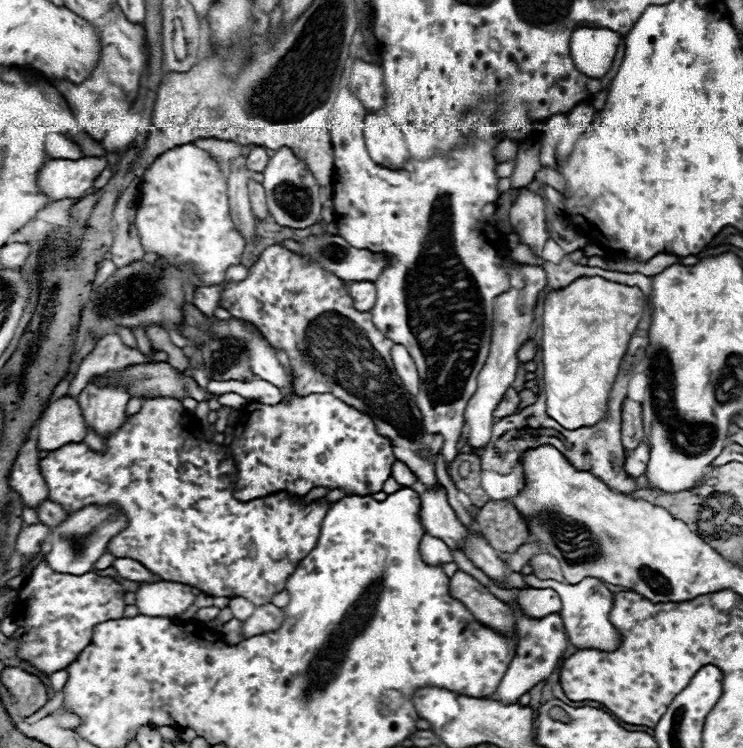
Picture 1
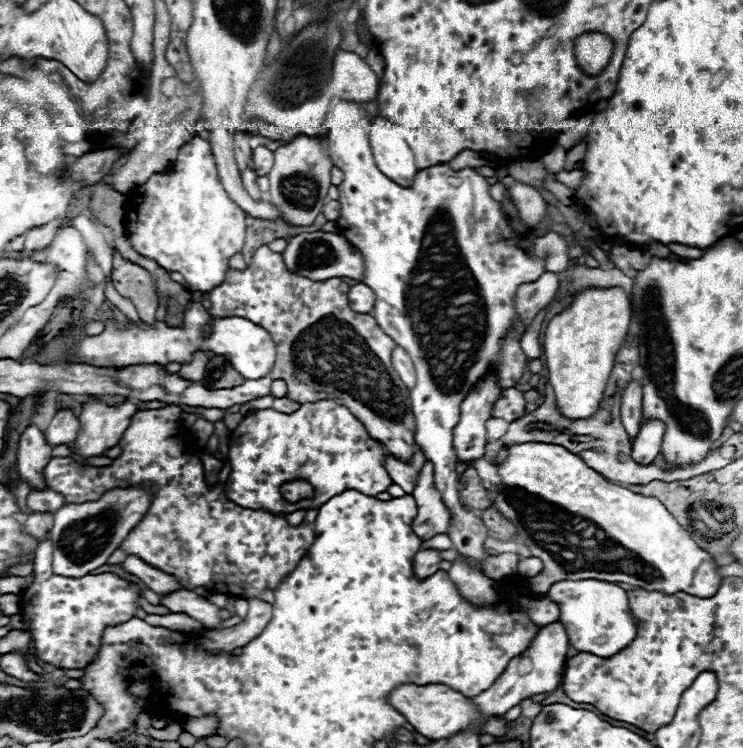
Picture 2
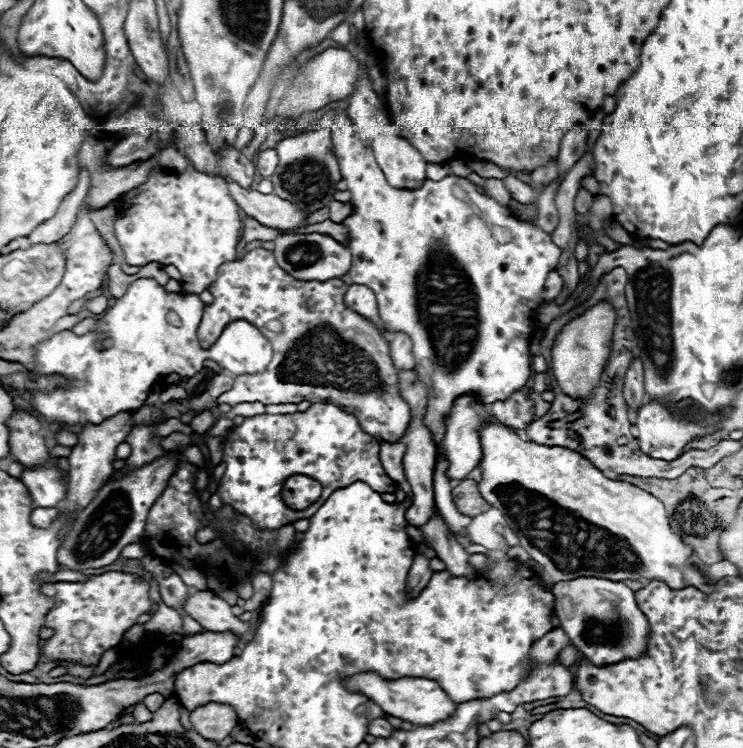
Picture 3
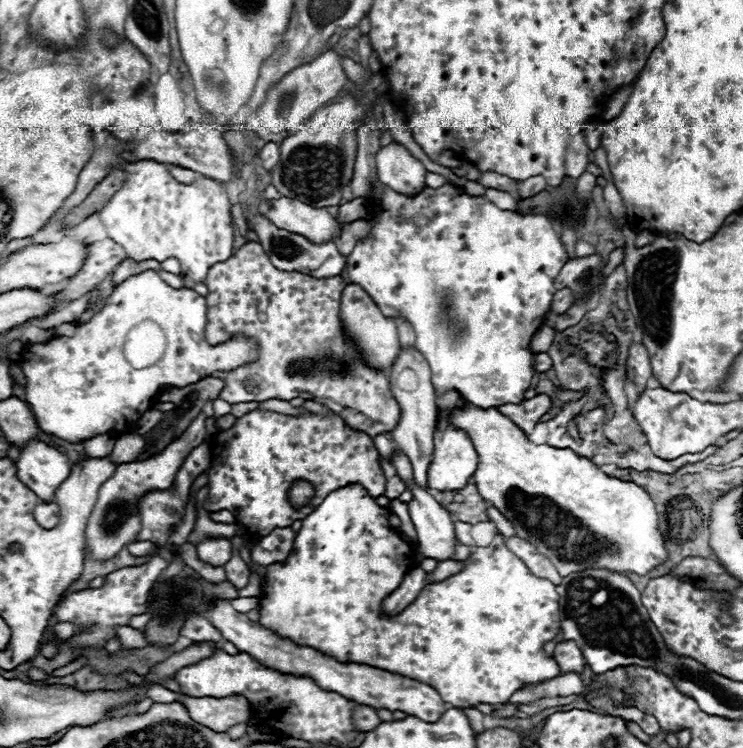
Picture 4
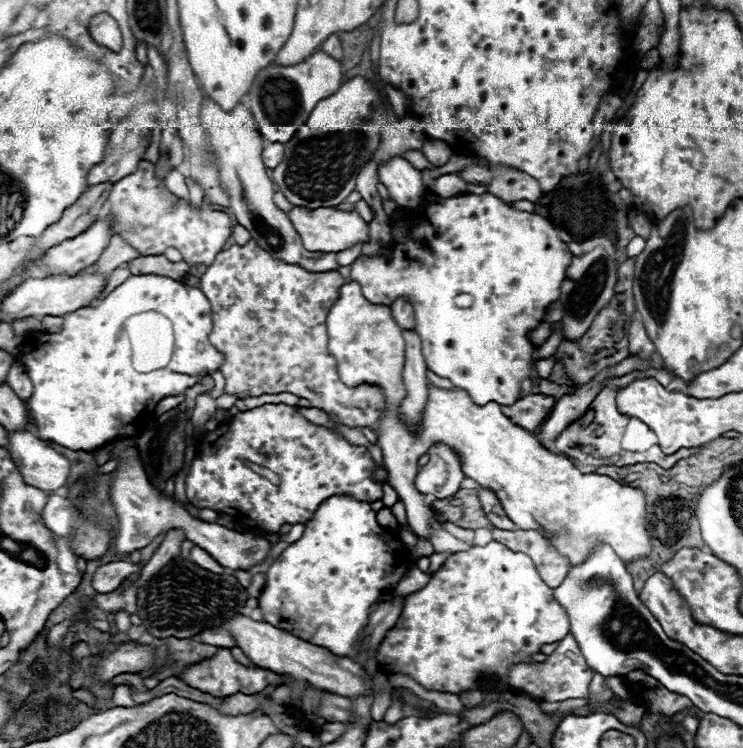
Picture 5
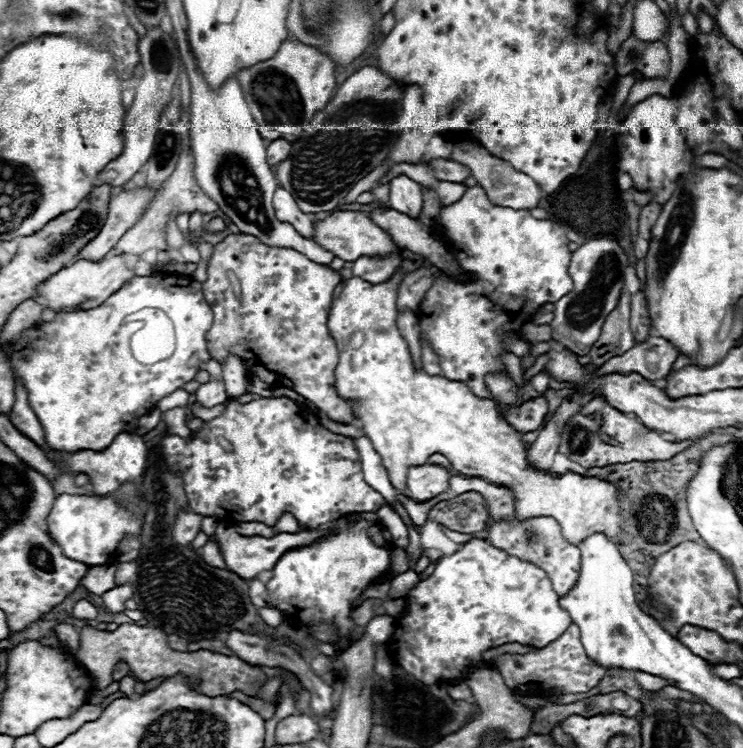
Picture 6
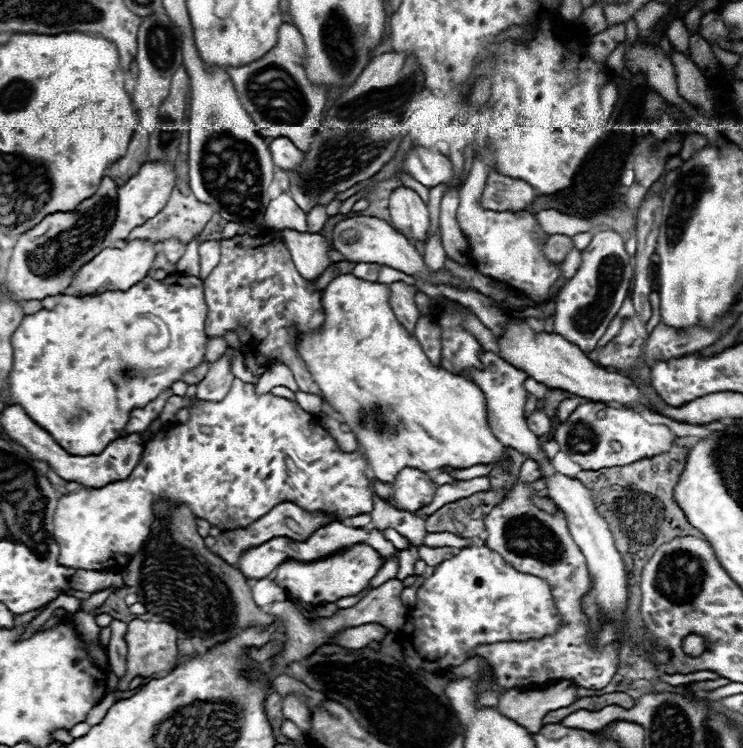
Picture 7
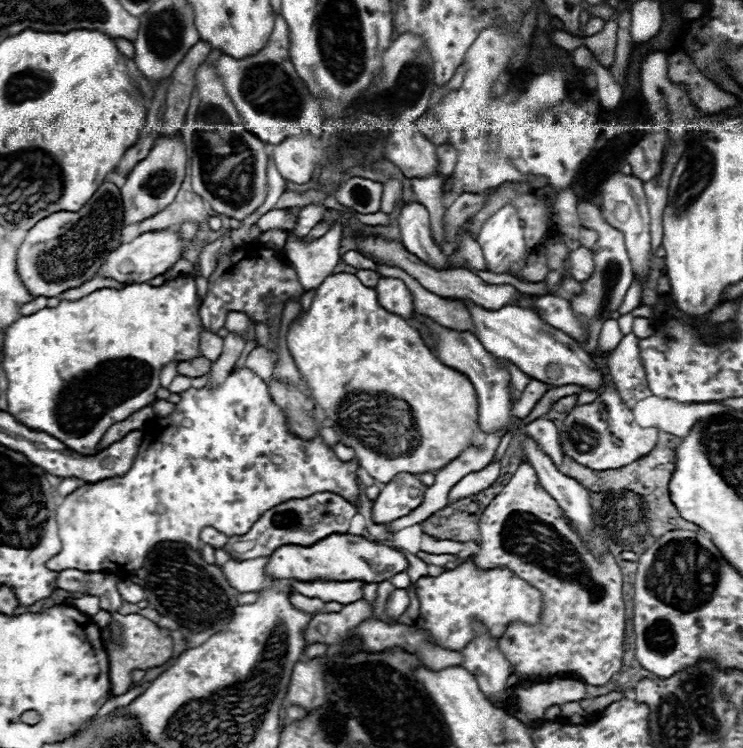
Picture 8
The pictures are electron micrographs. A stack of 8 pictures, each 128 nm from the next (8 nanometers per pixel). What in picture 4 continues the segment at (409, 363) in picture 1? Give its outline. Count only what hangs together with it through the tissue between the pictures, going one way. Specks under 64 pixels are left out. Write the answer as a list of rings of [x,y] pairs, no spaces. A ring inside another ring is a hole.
[[[394,320],[396,328],[398,328],[398,338],[400,338],[400,346],[408,348],[414,344],[414,332],[412,332],[412,324],[408,324],[408,320]]]

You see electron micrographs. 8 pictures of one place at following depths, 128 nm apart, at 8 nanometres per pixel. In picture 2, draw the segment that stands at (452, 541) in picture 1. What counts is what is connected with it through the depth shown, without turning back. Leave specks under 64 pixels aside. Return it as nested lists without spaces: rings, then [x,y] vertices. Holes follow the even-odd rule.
[[[430,460],[422,464],[412,496],[418,506],[416,518],[412,520],[412,530],[422,540],[428,540],[436,534],[446,534],[450,524],[450,512],[444,506],[440,492],[434,486],[434,468]]]

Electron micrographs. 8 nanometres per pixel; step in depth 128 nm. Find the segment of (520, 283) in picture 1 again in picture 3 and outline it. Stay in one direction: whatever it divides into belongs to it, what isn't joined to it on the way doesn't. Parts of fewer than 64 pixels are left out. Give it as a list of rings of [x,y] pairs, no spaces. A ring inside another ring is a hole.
[[[556,270],[548,274],[548,278],[546,278],[546,290],[544,290],[544,300],[546,300],[546,302],[554,300],[554,298],[560,294],[562,282],[564,282],[564,280],[562,280],[562,276],[560,276]],[[458,396],[450,408],[448,420],[446,420],[446,430],[442,438],[442,454],[448,460],[448,470],[446,476],[450,480],[464,480],[480,462],[482,458],[482,446],[480,446],[480,426],[488,420],[484,414],[484,404],[474,398],[474,396]]]

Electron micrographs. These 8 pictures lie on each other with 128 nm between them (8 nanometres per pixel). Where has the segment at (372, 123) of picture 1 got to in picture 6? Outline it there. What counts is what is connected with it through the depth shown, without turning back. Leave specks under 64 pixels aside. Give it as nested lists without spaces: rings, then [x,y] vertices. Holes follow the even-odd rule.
[[[398,176],[390,180],[390,204],[392,210],[398,210],[410,218],[420,218],[422,212],[422,190],[420,184],[408,176]]]

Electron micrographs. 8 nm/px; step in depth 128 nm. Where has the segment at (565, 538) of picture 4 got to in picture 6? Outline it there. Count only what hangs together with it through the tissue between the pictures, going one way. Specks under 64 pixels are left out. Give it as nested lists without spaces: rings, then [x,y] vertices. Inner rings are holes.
[[[410,250],[404,252],[404,262],[400,264],[398,272],[382,284],[370,284],[362,278],[348,278],[340,280],[340,284],[334,290],[328,328],[330,334],[338,346],[340,360],[334,370],[334,388],[342,396],[352,396],[352,412],[362,422],[362,428],[366,436],[370,438],[374,450],[380,454],[382,466],[388,472],[390,484],[406,494],[406,472],[410,466],[422,466],[432,454],[446,456],[452,466],[466,474],[476,478],[488,478],[496,486],[506,486],[514,490],[516,496],[516,518],[526,520],[532,516],[552,516],[562,528],[562,534],[568,542],[576,544],[582,542],[592,532],[604,532],[608,538],[620,538],[622,542],[628,542],[626,534],[626,520],[630,516],[630,502],[626,498],[620,498],[616,488],[606,480],[596,478],[584,478],[578,474],[562,474],[558,478],[550,476],[548,472],[538,472],[526,464],[526,450],[522,446],[520,434],[502,420],[502,416],[496,410],[496,404],[488,398],[478,398],[474,392],[460,384],[460,380],[448,380],[444,376],[428,376],[424,370],[416,370],[412,356],[408,352],[408,342],[402,338],[402,334],[396,328],[396,296],[398,286],[402,282],[402,272],[414,272],[420,268],[424,258],[420,254],[414,254]]]

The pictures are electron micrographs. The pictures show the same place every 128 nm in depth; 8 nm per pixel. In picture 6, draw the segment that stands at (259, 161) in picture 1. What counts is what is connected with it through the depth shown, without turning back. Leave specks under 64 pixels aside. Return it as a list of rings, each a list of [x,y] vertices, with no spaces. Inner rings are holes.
[[[274,140],[268,144],[268,164],[276,166],[290,156],[292,144],[288,140]]]

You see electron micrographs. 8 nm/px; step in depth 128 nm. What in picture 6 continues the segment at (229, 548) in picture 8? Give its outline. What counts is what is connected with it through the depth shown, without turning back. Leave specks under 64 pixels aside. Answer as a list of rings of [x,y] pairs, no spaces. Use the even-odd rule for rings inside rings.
[[[284,512],[284,514],[278,518],[278,522],[272,526],[274,532],[290,532],[290,534],[298,532],[298,528],[300,528],[300,524],[298,524],[298,520],[296,520],[290,512]],[[210,540],[204,548],[200,548],[200,554],[208,564],[212,564],[216,568],[224,568],[224,556],[220,552],[220,546],[214,540]]]

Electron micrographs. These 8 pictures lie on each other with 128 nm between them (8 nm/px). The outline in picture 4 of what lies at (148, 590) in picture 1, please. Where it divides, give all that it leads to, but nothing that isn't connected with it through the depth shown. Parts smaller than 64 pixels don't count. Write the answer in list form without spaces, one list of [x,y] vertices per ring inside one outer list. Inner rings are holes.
[[[218,600],[212,604],[212,608],[206,612],[206,618],[220,630],[220,634],[232,642],[240,652],[250,654],[254,660],[258,660],[260,664],[284,672],[284,674],[294,674],[294,676],[310,676],[322,690],[330,690],[336,692],[348,700],[354,700],[358,704],[366,704],[372,708],[388,708],[388,710],[400,710],[406,712],[408,716],[416,716],[424,722],[436,722],[440,720],[440,716],[450,708],[440,694],[416,680],[410,680],[406,676],[400,674],[392,674],[380,668],[372,668],[366,664],[344,664],[338,662],[310,646],[298,646],[288,638],[282,638],[278,634],[274,634],[272,630],[264,628],[258,622],[248,620],[246,614],[240,614],[232,608],[230,602]]]

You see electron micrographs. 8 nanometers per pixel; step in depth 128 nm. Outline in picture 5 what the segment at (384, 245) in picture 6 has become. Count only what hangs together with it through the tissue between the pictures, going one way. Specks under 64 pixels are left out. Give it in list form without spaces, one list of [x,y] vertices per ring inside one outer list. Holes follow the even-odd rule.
[[[294,206],[288,218],[294,224],[296,232],[300,234],[300,238],[304,240],[304,246],[312,252],[334,252],[336,254],[356,244],[368,242],[368,222],[358,212],[346,212],[346,210],[336,210],[336,208],[308,210],[308,208]]]

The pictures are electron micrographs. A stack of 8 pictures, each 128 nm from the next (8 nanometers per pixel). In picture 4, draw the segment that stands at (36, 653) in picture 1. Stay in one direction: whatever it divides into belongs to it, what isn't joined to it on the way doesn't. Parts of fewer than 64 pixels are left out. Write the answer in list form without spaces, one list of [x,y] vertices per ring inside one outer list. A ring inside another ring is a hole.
[[[152,556],[146,564],[142,566],[128,566],[120,568],[112,574],[106,576],[106,584],[102,588],[88,588],[82,592],[74,592],[70,596],[64,596],[58,606],[54,608],[54,618],[58,622],[74,622],[74,624],[94,624],[92,630],[72,636],[68,642],[72,646],[104,646],[106,640],[116,636],[114,628],[116,626],[128,626],[130,618],[136,614],[146,612],[146,602],[148,602],[148,592],[158,580],[160,572],[168,566],[168,560],[162,556]]]

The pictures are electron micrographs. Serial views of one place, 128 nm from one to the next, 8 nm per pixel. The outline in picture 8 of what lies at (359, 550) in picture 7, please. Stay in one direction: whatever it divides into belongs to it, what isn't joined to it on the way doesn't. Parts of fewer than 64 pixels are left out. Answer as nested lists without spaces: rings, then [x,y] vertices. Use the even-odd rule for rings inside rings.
[[[290,580],[290,590],[300,592],[308,598],[320,598],[322,602],[340,602],[340,604],[350,604],[352,600],[362,598],[362,586],[364,582],[352,580],[352,582],[300,582],[300,580]]]

